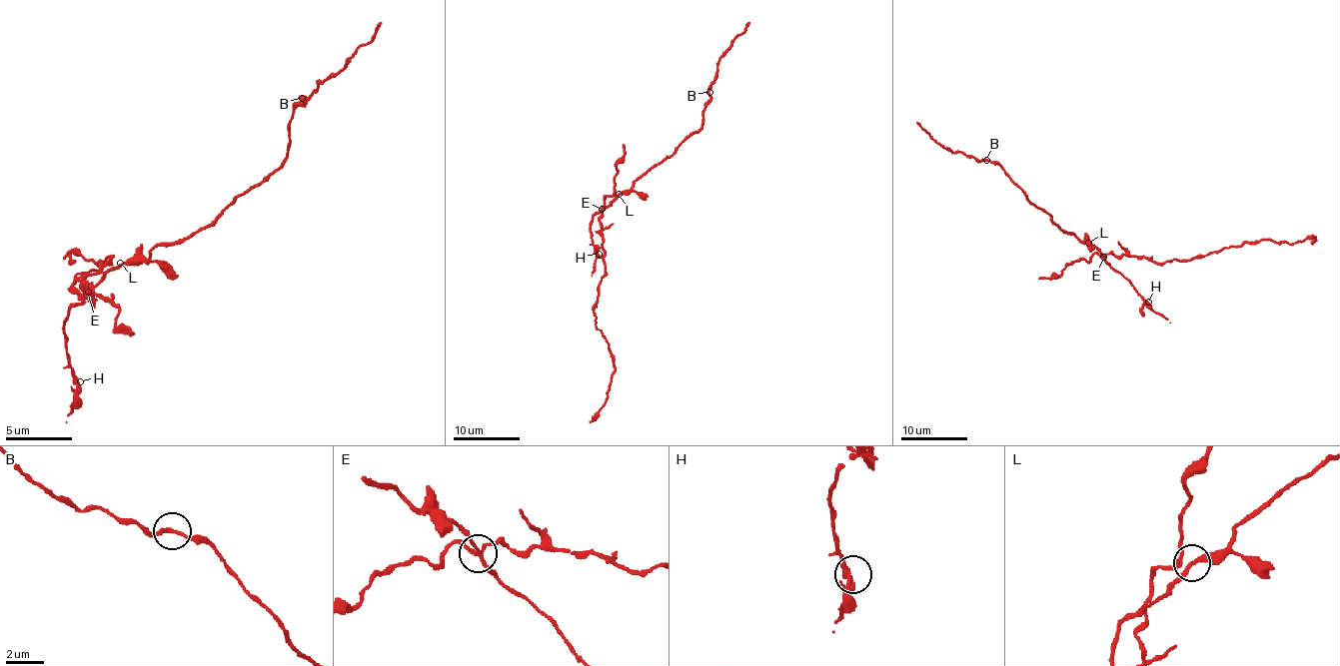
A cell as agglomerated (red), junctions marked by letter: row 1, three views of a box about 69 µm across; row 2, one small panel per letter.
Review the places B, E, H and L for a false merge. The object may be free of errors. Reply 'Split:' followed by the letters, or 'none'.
Split: E

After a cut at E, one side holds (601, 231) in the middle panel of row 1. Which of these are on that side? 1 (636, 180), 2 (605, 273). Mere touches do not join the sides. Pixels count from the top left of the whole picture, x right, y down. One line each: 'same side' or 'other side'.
1: other side
2: same side

